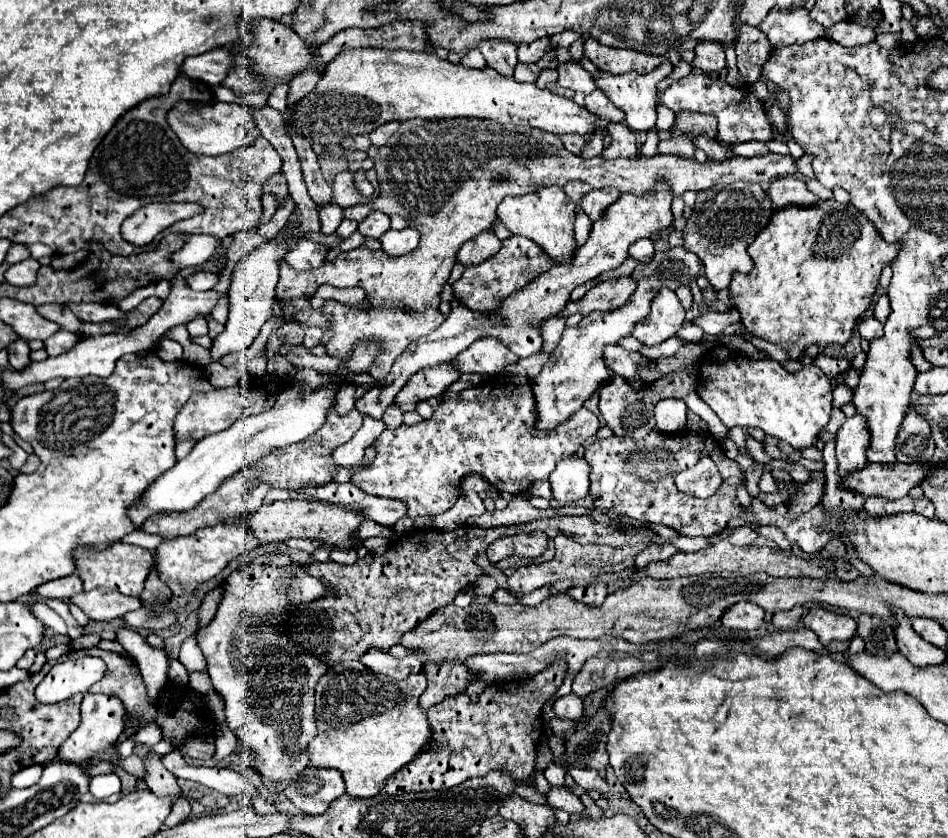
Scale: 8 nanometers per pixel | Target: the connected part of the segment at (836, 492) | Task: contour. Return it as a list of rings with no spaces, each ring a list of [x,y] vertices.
[[[834,440],[826,444],[824,448],[824,462],[826,462],[826,492],[822,496],[822,504],[826,510],[836,510],[836,512],[848,512],[856,508],[864,508],[864,496],[842,488],[842,478],[838,476],[838,462],[834,456]]]

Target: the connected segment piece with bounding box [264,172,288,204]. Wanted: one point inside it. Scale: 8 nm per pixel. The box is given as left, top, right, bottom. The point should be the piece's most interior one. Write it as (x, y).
(277, 184)

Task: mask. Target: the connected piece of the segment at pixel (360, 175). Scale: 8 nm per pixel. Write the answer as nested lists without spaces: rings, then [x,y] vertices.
[[[356,170],[354,172],[354,188],[358,190],[358,192],[362,192],[364,196],[372,196],[374,194],[374,188],[372,188],[372,184],[368,182],[368,178],[366,178],[366,170]]]

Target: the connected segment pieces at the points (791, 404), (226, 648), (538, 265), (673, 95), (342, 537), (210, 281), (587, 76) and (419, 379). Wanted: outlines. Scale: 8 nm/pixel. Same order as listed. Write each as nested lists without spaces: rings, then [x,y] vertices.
[[[724,346],[708,352],[700,362],[698,394],[726,428],[762,428],[766,434],[792,444],[796,450],[806,450],[816,442],[832,410],[832,384],[818,366],[810,364],[792,374],[772,358],[752,360]]]
[[[260,554],[248,564],[234,568],[224,578],[224,592],[214,618],[194,634],[208,662],[212,684],[226,700],[226,724],[238,736],[238,742],[244,742],[258,754],[252,766],[270,780],[290,780],[308,766],[306,746],[318,732],[314,722],[314,688],[320,676],[330,668],[328,664],[322,664],[322,660],[314,660],[308,652],[298,652],[298,648],[286,640],[280,620],[284,620],[284,610],[290,604],[302,606],[310,604],[310,600],[320,600],[322,596],[326,596],[326,586],[310,576],[306,568],[288,554]]]
[[[510,236],[502,242],[502,248],[498,254],[490,256],[478,266],[466,266],[464,274],[452,284],[454,286],[454,298],[462,302],[466,308],[476,312],[490,312],[496,310],[506,296],[518,292],[518,288],[524,288],[534,278],[538,278],[542,272],[546,272],[554,262],[542,252],[538,244],[532,244],[524,236]]]
[[[692,70],[688,76],[674,82],[666,90],[662,90],[658,94],[658,100],[662,106],[670,108],[674,114],[688,110],[688,112],[702,112],[702,114],[716,116],[718,134],[714,140],[724,146],[734,146],[738,142],[752,142],[752,140],[768,142],[774,138],[772,124],[768,122],[764,106],[754,96],[754,92],[750,92],[748,86],[732,86],[724,78],[712,78],[702,70]]]
[[[292,498],[292,500],[278,500],[272,504],[264,504],[258,508],[254,514],[246,518],[234,518],[228,524],[250,524],[252,534],[262,542],[262,544],[272,544],[272,542],[284,542],[290,538],[316,538],[324,540],[328,544],[340,546],[340,548],[352,548],[350,534],[358,530],[362,522],[362,514],[354,510],[346,510],[342,506],[334,504],[322,504],[320,500],[308,500],[308,498]]]
[[[196,272],[196,274],[190,274],[186,278],[186,284],[192,290],[208,290],[208,288],[214,288],[218,284],[218,280],[220,280],[218,274],[212,274],[212,272]]]
[[[564,62],[558,66],[558,84],[564,88],[570,88],[574,92],[584,92],[590,94],[596,90],[594,78],[588,70],[584,70],[578,62]]]
[[[450,360],[436,364],[434,368],[424,368],[422,372],[416,372],[406,382],[406,386],[396,396],[396,402],[404,412],[414,410],[418,400],[440,396],[460,376],[462,374],[458,374],[458,372],[454,372],[454,368],[450,368]]]

